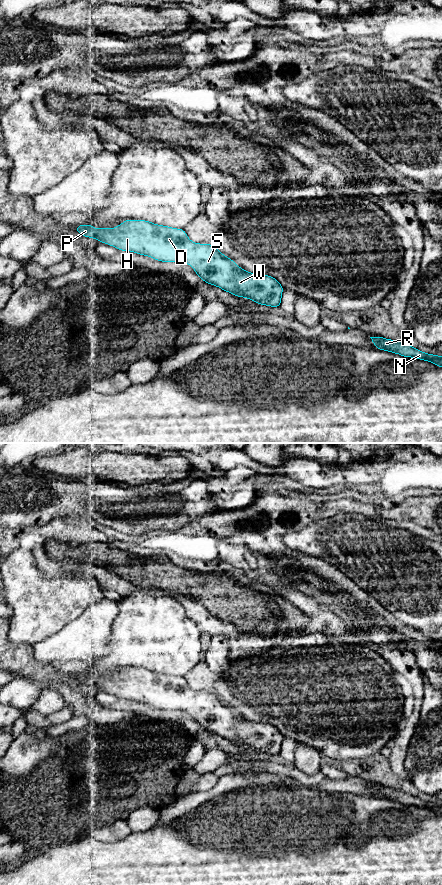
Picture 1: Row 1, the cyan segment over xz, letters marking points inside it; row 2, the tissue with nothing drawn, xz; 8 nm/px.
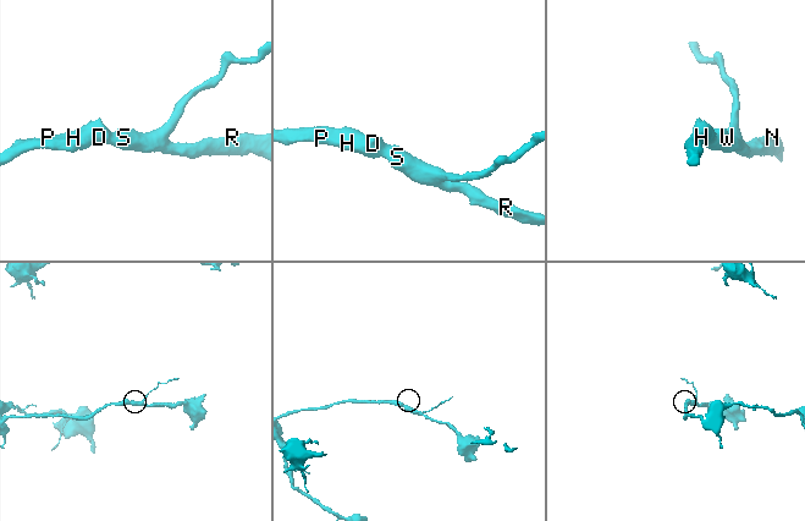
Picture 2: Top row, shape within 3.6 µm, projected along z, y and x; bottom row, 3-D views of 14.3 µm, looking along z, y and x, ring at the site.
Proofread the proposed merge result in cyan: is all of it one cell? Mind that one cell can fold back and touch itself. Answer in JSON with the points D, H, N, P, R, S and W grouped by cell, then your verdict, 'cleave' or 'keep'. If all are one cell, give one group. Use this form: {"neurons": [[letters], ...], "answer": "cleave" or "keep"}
{"neurons": [["D", "H", "N", "P", "R", "S", "W"]], "answer": "keep"}

